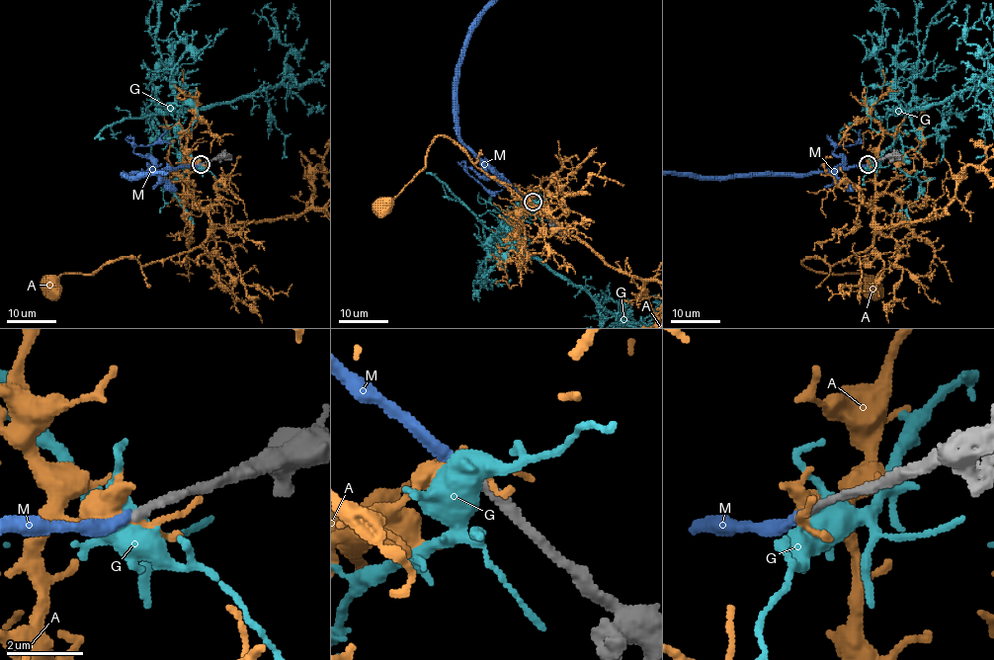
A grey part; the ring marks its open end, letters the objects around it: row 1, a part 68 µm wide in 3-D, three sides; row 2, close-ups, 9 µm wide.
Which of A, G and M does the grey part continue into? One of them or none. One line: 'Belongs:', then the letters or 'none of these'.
Belongs: M

